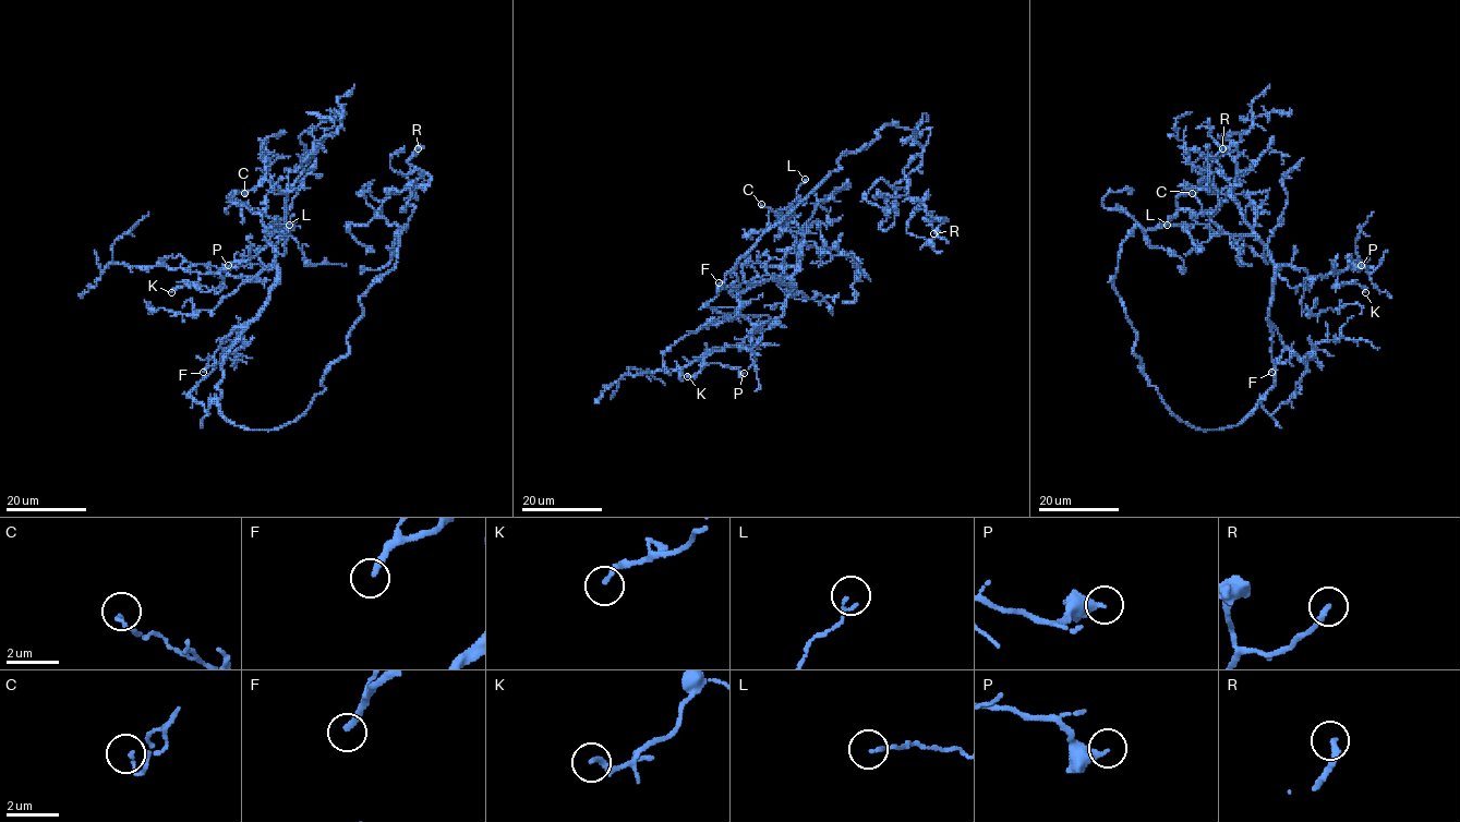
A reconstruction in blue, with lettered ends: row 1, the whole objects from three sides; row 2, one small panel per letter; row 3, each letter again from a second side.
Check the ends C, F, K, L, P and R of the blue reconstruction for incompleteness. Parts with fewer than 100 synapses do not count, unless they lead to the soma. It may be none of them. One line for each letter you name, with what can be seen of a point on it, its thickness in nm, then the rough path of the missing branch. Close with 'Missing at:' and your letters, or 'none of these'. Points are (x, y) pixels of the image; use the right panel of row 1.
F: at (1271, 372); 240 nm thick; missing branch runs (1271, 372), (1247, 406), (1238, 402), (1229, 375), (1239, 361), (1247, 327), (1217, 311), (1197, 310)
Missing at: F

